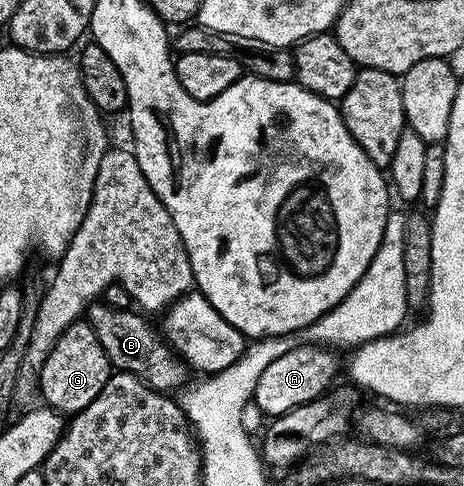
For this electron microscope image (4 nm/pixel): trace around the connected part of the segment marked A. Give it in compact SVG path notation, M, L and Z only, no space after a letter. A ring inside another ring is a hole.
M321 344L305 345L291 345L284 356L272 360L272 364L260 372L260 380L256 380L256 388L252 392L252 401L259 405L260 412L264 415L278 418L300 404L321 398L331 389L330 381L338 374L338 358L334 355L337 353Z

